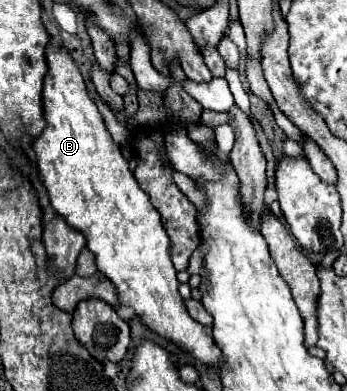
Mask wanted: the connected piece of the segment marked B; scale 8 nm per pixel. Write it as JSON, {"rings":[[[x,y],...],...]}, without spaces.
{"rings":[[[49,46],[47,64],[49,64],[49,90],[47,86],[43,90],[43,110],[45,110],[47,126],[33,140],[33,150],[37,154],[37,164],[43,174],[43,184],[49,192],[51,206],[65,218],[65,222],[71,228],[75,228],[87,238],[87,248],[95,254],[99,272],[105,274],[117,290],[119,306],[133,308],[135,314],[151,332],[155,332],[157,336],[165,340],[171,340],[191,358],[199,360],[201,364],[207,364],[213,370],[219,370],[223,364],[221,350],[215,346],[209,330],[187,314],[185,302],[179,294],[177,270],[173,268],[173,262],[169,256],[171,240],[161,224],[161,216],[149,202],[149,196],[139,188],[139,182],[129,170],[127,160],[121,158],[121,150],[113,142],[111,134],[107,132],[95,102],[89,98],[83,76],[79,74],[73,58],[67,54],[65,48],[55,50],[53,46]]]}

